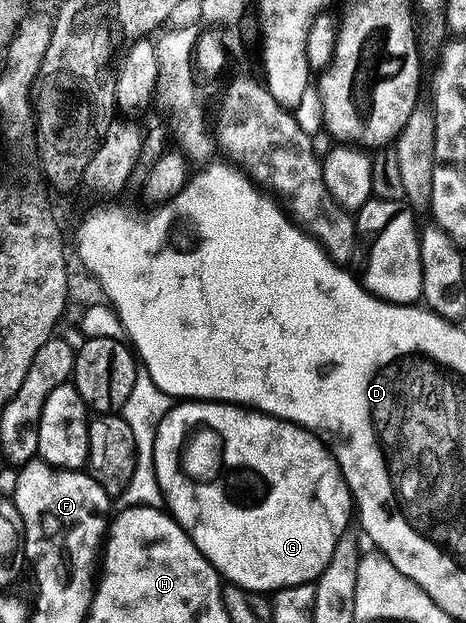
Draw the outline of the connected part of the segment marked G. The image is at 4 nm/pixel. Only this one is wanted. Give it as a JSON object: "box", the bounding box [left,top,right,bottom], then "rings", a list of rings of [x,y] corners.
{"box":[154,399,352,591],"rings":[[[186,399],[175,404],[156,426],[154,474],[162,492],[165,508],[172,514],[179,527],[190,536],[192,543],[196,543],[203,558],[227,582],[239,585],[241,589],[247,591],[255,591],[254,589],[277,591],[286,589],[290,585],[308,585],[317,582],[324,567],[328,567],[328,559],[332,559],[332,551],[340,535],[347,532],[349,525],[346,524],[349,523],[350,517],[352,521],[352,490],[348,487],[342,470],[338,468],[338,461],[334,458],[333,452],[319,434],[305,429],[302,425],[293,425],[290,421],[281,421],[268,413],[251,411],[249,408],[233,403]]]}

